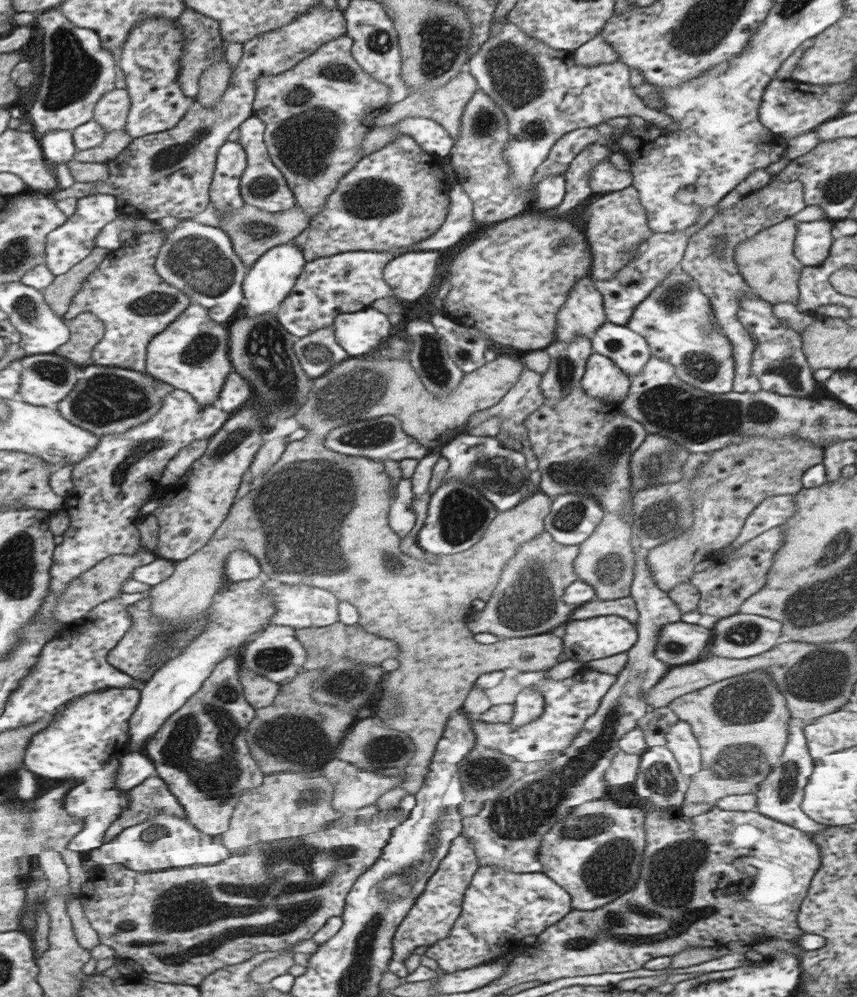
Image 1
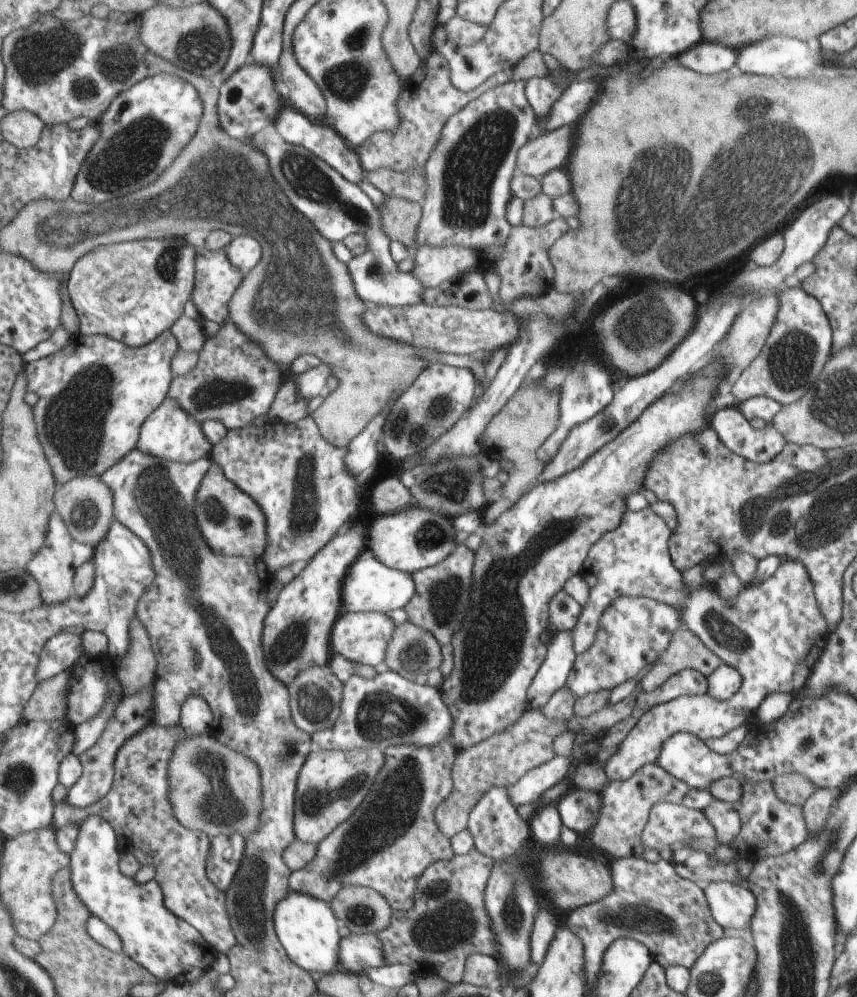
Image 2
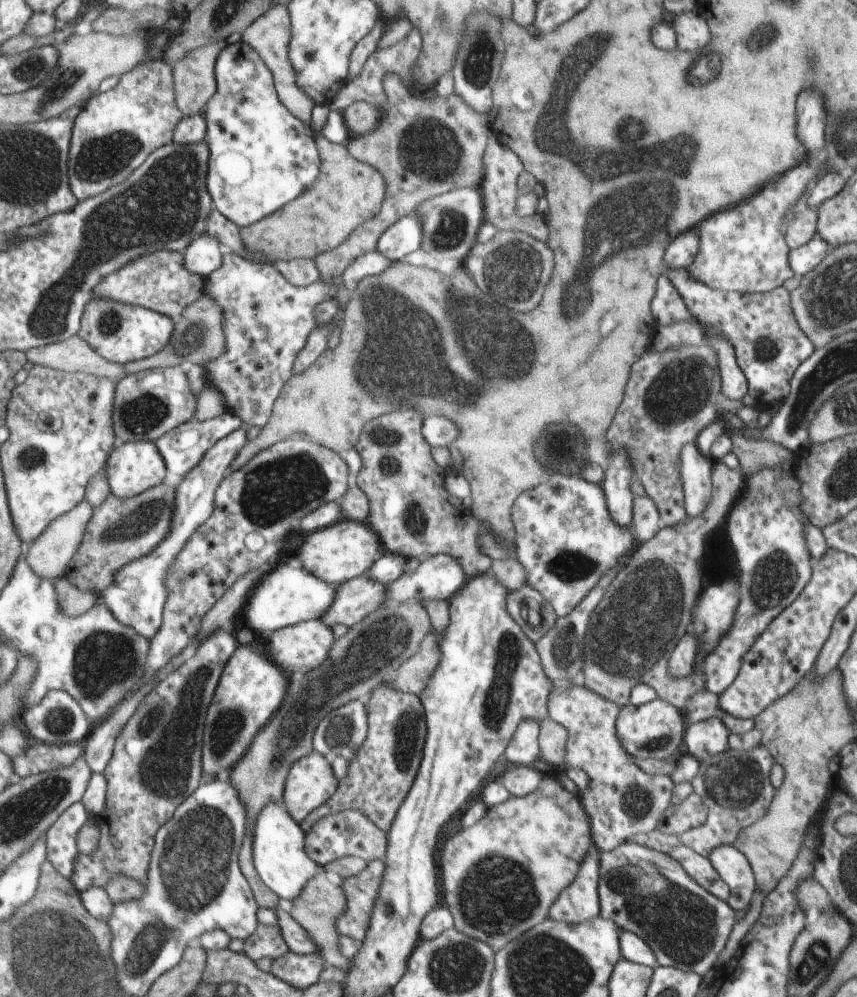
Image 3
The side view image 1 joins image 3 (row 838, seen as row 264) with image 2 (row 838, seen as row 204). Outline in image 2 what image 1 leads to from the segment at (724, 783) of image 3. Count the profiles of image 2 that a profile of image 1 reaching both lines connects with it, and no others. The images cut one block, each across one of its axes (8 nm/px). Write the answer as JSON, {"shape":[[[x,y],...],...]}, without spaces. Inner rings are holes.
{"shape":[[[747,780],[741,784],[743,784],[743,796],[739,798],[739,802],[731,804],[731,808],[739,812],[741,830],[739,830],[739,836],[735,836],[735,840],[727,844],[727,848],[737,852],[739,858],[747,862],[755,862],[757,856],[763,856],[763,858],[783,856],[791,850],[797,850],[797,846],[801,846],[807,836],[803,810],[785,802],[779,802],[777,796],[773,794],[771,782],[767,780],[761,780],[761,782]]]}

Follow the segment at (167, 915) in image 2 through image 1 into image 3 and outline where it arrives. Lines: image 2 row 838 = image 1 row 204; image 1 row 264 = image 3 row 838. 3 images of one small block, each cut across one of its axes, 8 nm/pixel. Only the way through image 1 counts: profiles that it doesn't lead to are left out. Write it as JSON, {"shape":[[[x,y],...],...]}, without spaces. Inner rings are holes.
{"shape":[[[83,802],[71,806],[47,832],[47,846],[49,846],[49,860],[63,872],[67,882],[73,878],[77,862],[79,862],[79,846],[77,836],[79,830],[87,822],[89,810]]]}

